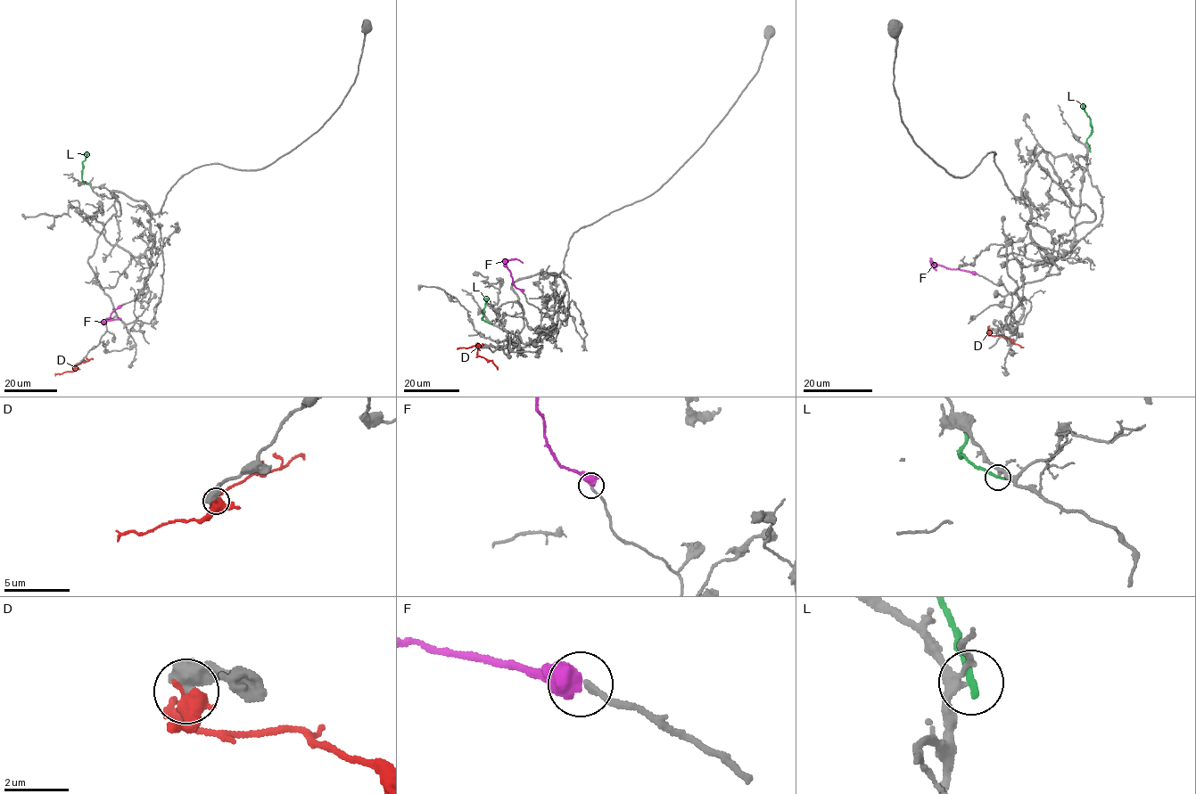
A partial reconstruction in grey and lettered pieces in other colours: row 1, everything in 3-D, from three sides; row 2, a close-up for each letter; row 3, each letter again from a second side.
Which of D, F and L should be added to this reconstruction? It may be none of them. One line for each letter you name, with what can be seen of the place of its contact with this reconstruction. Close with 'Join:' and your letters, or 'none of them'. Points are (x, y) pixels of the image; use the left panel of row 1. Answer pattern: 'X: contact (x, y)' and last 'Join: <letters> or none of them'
F: contact (119, 306)
Join: F

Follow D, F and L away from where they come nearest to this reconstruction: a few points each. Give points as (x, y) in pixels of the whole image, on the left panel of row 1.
D: (75, 368), (74, 371), (74, 367), (92, 358)
F: (119, 306), (104, 323), (120, 318)
L: (88, 184), (83, 181), (82, 175), (82, 161), (87, 153)

